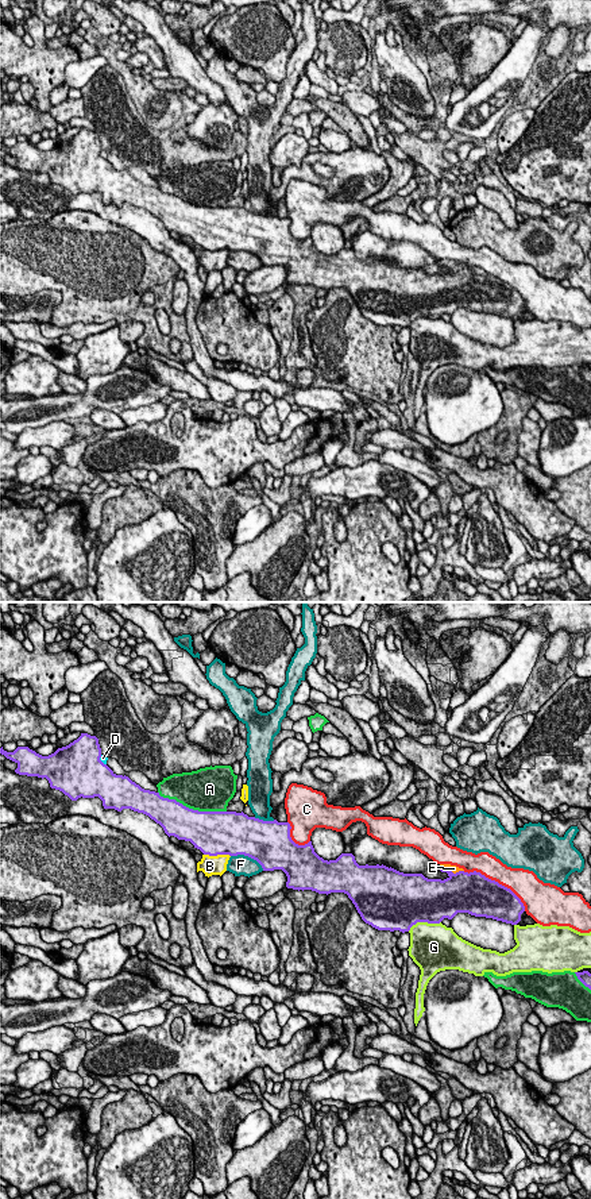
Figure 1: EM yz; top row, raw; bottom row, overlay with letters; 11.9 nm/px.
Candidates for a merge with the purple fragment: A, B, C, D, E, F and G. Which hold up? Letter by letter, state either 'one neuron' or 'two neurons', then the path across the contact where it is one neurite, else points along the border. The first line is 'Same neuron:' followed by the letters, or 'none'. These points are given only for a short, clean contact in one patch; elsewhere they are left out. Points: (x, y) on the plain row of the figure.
Same neuron: E
A: two neurons
B: two neurons
C: two neurons
D: two neurons
E: one neuron; way yz (462, 284), (458, 273), (451, 266), (454, 263)
F: two neurons
G: two neurons

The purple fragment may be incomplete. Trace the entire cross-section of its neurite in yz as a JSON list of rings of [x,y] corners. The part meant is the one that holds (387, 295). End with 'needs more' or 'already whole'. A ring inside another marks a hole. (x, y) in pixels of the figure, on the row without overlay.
[[[81,128],[77,135],[49,151],[42,151],[28,142],[18,142],[13,147],[1,142],[0,149],[18,159],[15,167],[19,170],[46,173],[51,184],[62,186],[72,196],[98,192],[104,204],[131,204],[143,208],[159,219],[169,232],[190,236],[204,250],[244,250],[256,255],[263,266],[282,265],[287,271],[287,284],[312,285],[327,290],[344,288],[362,315],[378,325],[405,328],[417,317],[440,319],[444,313],[452,315],[457,308],[517,320],[525,307],[524,298],[510,284],[476,266],[468,269],[456,261],[440,259],[437,263],[448,269],[448,273],[441,275],[428,274],[422,269],[403,269],[383,259],[359,261],[352,248],[341,248],[336,255],[328,257],[314,247],[312,236],[305,240],[296,239],[290,232],[289,217],[263,216],[243,207],[189,204],[175,194],[142,184],[125,170],[116,170],[100,155],[98,134],[88,128]]] | needs more

